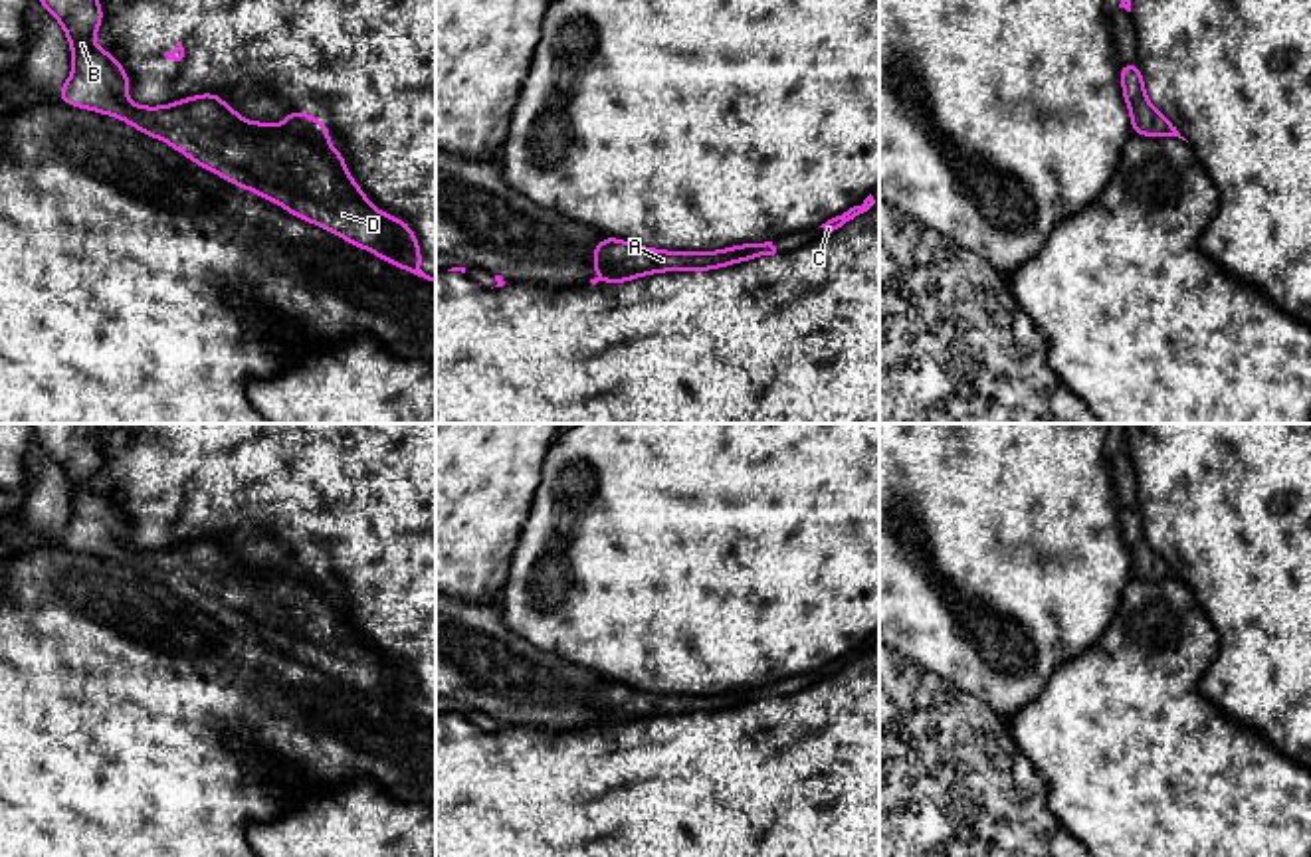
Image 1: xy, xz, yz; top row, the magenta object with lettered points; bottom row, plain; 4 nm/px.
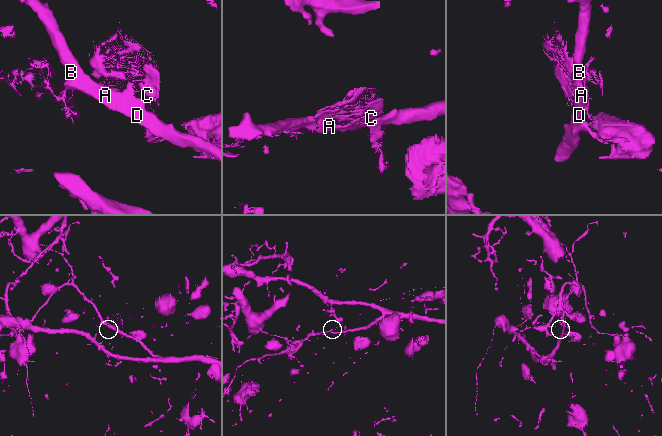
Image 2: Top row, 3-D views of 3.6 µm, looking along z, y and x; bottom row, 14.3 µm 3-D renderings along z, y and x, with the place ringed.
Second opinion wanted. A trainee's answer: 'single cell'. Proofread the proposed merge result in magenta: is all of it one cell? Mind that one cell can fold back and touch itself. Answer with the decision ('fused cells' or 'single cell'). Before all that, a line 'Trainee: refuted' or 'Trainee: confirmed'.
Trainee: refuted
fused cells

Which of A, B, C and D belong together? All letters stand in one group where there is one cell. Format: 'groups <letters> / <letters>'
groups A B D / C

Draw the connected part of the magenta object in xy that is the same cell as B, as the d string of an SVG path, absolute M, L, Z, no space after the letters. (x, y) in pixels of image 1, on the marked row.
M40 0L63 26L73 73L55 93L67 105L127 119L224 180L252 190L293 216L404 269L388 216L374 208L347 172L343 152L319 139L305 141L271 123L242 119L212 95L164 107L127 99L131 77L105 49L93 46L103 22L97 0Z

